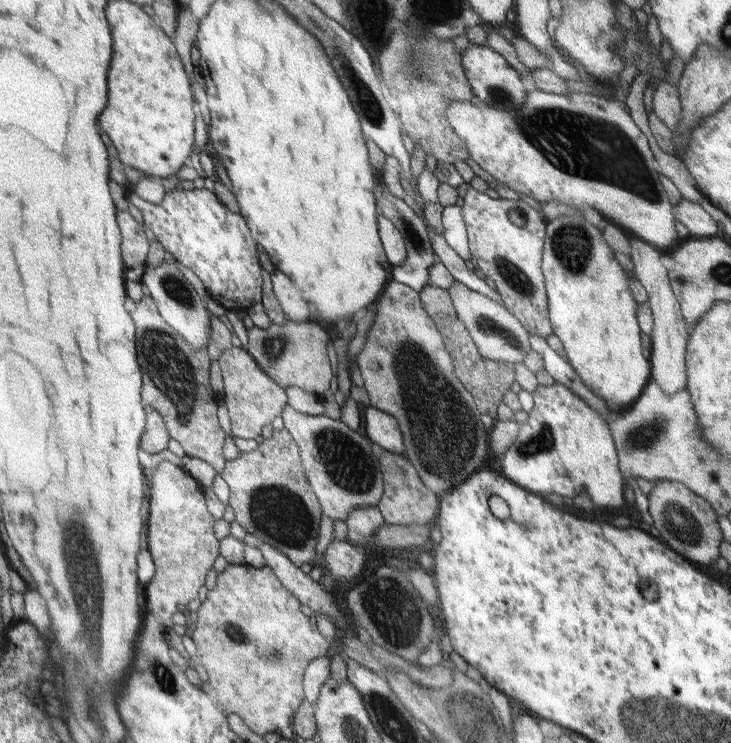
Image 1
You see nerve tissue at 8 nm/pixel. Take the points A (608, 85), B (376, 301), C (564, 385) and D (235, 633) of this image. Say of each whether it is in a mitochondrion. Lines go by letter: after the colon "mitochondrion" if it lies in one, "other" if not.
A: other
B: other
C: other
D: mitochondrion

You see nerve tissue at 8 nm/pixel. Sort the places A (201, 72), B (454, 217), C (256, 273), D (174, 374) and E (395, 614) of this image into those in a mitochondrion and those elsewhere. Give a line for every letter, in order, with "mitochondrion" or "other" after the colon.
A: other
B: other
C: other
D: mitochondrion
E: mitochondrion

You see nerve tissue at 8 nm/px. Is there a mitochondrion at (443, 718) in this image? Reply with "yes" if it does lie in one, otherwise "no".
yes

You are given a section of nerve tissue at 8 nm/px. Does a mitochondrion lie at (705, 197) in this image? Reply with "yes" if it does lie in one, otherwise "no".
no

